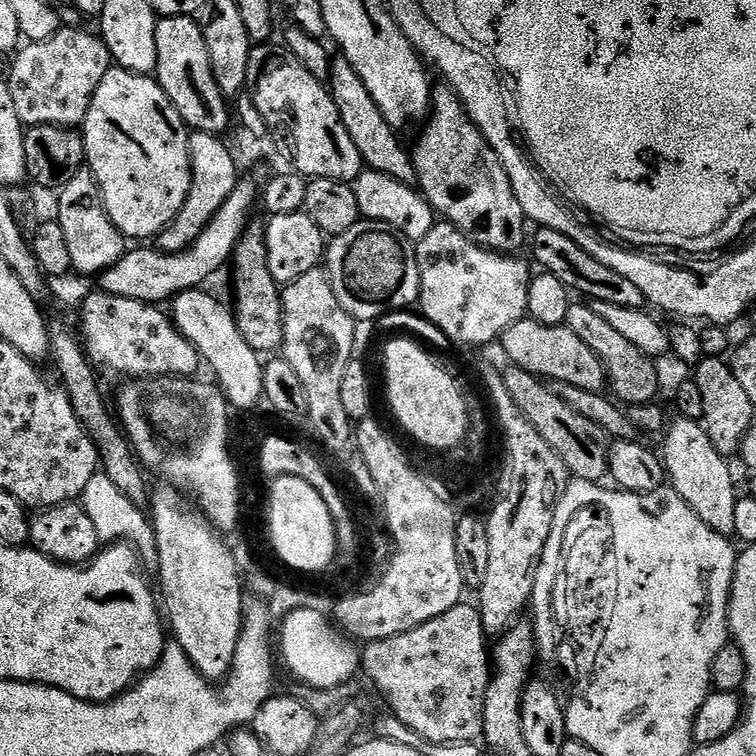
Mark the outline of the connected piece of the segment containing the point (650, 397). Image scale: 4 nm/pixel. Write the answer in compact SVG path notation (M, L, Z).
M573 302L570 306L566 327L574 330L574 334L578 334L578 338L582 338L582 342L586 342L586 346L590 346L594 354L598 354L608 375L607 387L610 392L612 388L611 395L628 406L653 403L657 399L656 391L660 388L660 372L652 365L655 364L653 357L642 354L638 346L633 346L624 335L618 334L618 330L612 329L599 314L594 314L594 310L587 303L580 303L584 302Z

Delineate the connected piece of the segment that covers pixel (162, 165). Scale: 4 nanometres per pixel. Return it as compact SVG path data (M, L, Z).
M112 66L102 82L98 85L96 92L92 96L88 113L82 125L82 135L84 137L84 154L86 157L87 167L91 168L94 178L100 187L100 197L104 200L104 209L110 218L110 222L114 222L114 226L122 233L125 238L132 242L148 242L151 238L159 237L162 229L166 228L170 221L178 214L178 210L182 210L182 206L186 202L186 198L190 194L190 186L192 185L192 159L190 158L190 150L188 149L188 138L190 129L187 124L182 122L182 118L178 114L178 110L174 110L174 106L170 102L170 98L166 98L166 94L162 90L162 86L152 76L140 76L136 72L127 72L124 68Z

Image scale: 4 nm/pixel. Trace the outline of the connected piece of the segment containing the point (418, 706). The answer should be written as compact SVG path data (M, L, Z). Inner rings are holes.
M468 602L456 604L450 610L446 610L446 614L438 614L438 618L430 618L430 622L426 622L422 626L418 626L409 632L398 634L394 638L382 638L381 640L373 640L365 643L362 648L362 672L372 679L372 684L378 691L384 695L384 700L389 704L391 715L397 716L402 722L406 722L406 726L410 726L410 730L415 730L417 734L422 734L424 740L430 742L442 742L443 744L457 744L458 742L476 742L483 737L484 734L484 707L486 706L486 690L488 683L492 677L492 669L490 667L490 640L484 630L484 623L480 617L479 607L468 605Z

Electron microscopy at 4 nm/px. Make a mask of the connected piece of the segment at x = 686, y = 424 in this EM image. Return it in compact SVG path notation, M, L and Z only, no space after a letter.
M677 415L668 425L667 432L663 433L664 448L662 459L667 483L718 534L729 538L735 537L734 506L738 499L736 480L732 477L732 468L729 461L718 450L714 450L714 442L706 434L703 423Z

